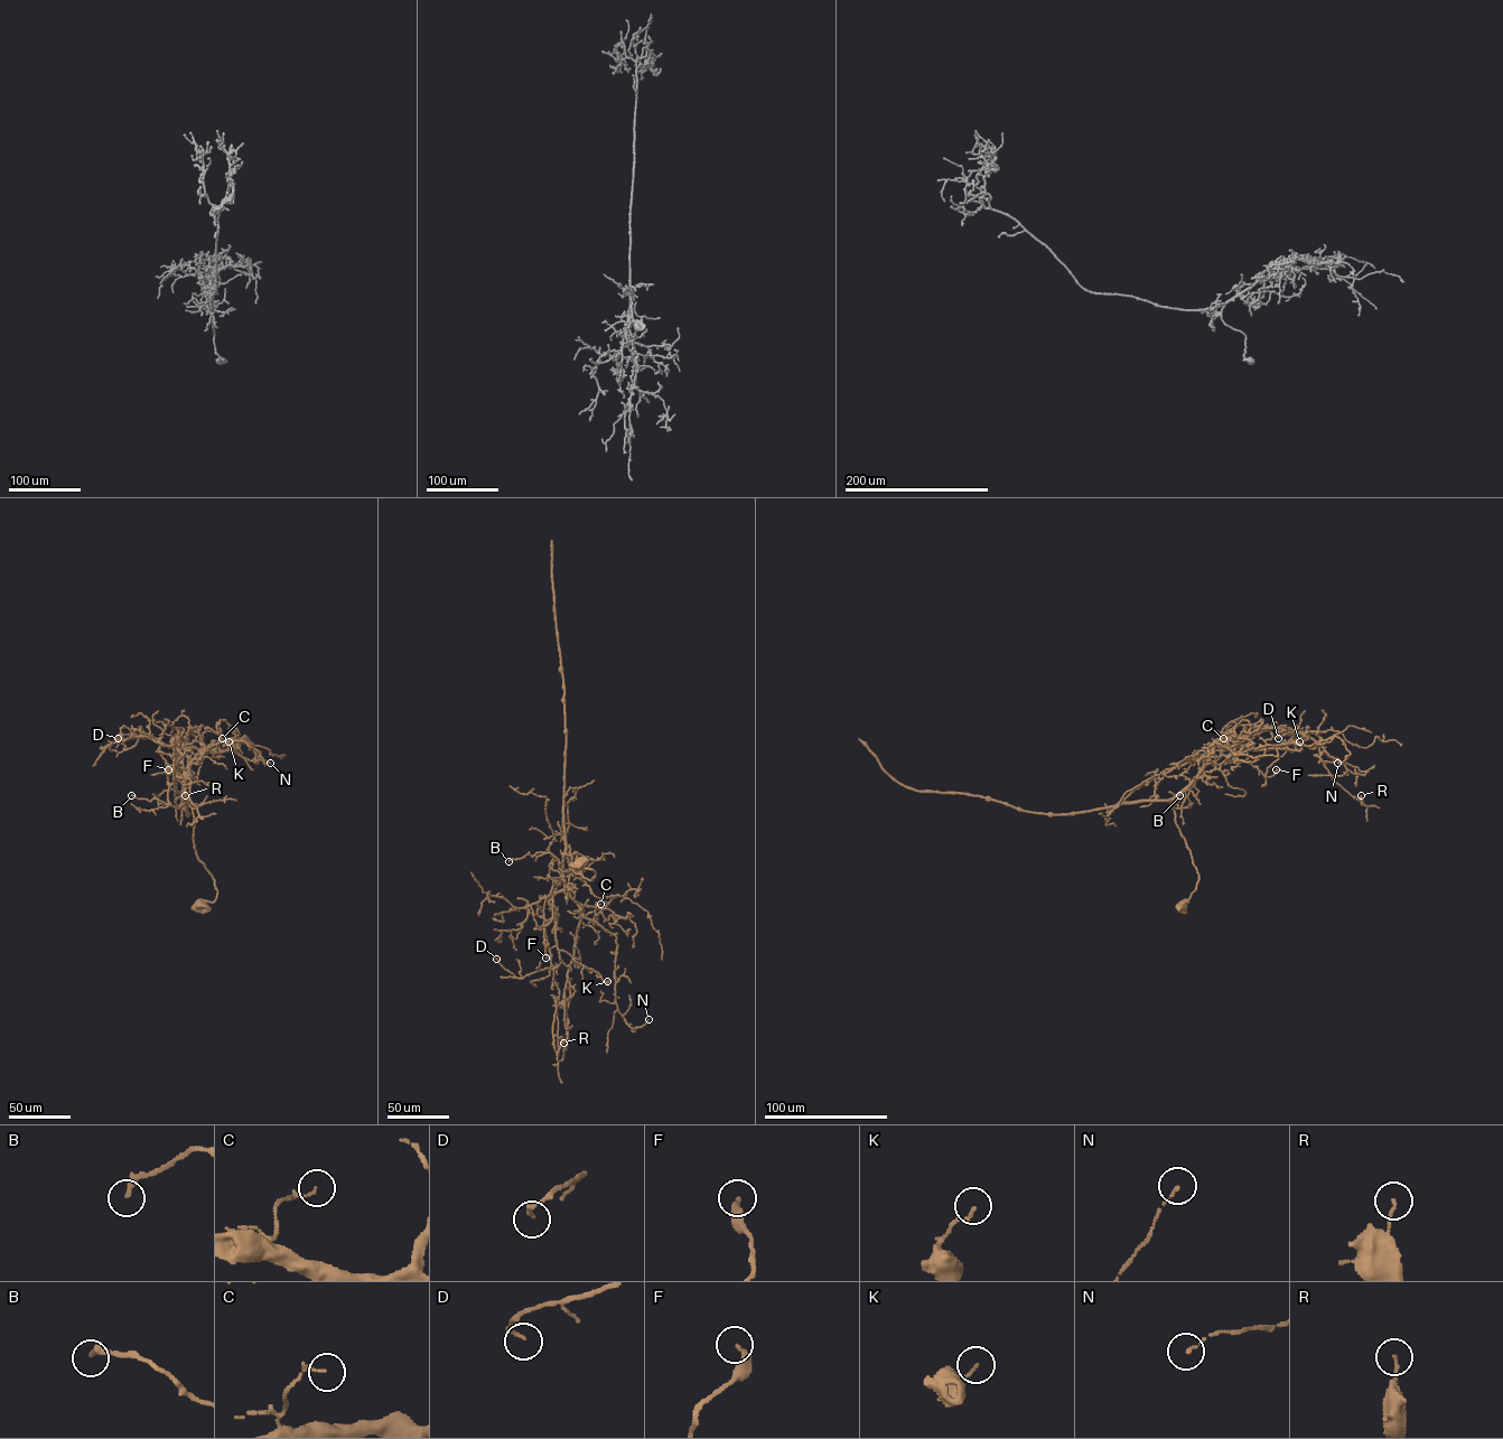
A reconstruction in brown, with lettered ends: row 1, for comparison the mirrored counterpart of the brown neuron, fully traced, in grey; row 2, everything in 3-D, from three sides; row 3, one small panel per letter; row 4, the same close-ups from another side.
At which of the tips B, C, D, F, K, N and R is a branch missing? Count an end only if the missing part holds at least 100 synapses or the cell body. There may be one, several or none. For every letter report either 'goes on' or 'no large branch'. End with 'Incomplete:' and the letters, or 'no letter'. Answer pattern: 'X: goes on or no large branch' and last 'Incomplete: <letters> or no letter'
B: no large branch
C: no large branch
D: no large branch
F: no large branch
K: no large branch
N: no large branch
R: no large branch
Incomplete: no letter

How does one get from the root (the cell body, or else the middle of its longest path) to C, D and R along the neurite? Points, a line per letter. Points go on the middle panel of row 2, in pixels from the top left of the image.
C: (578, 866), (595, 876), (577, 874), (565, 855), (569, 895), (600, 904)
D: (578, 866), (595, 876), (577, 874), (565, 855), (568, 887), (549, 902), (560, 963), (519, 978), (496, 959)
R: (578, 866), (595, 876), (577, 874), (565, 856), (563, 884), (581, 915), (554, 1000), (557, 1053), (563, 1043)

